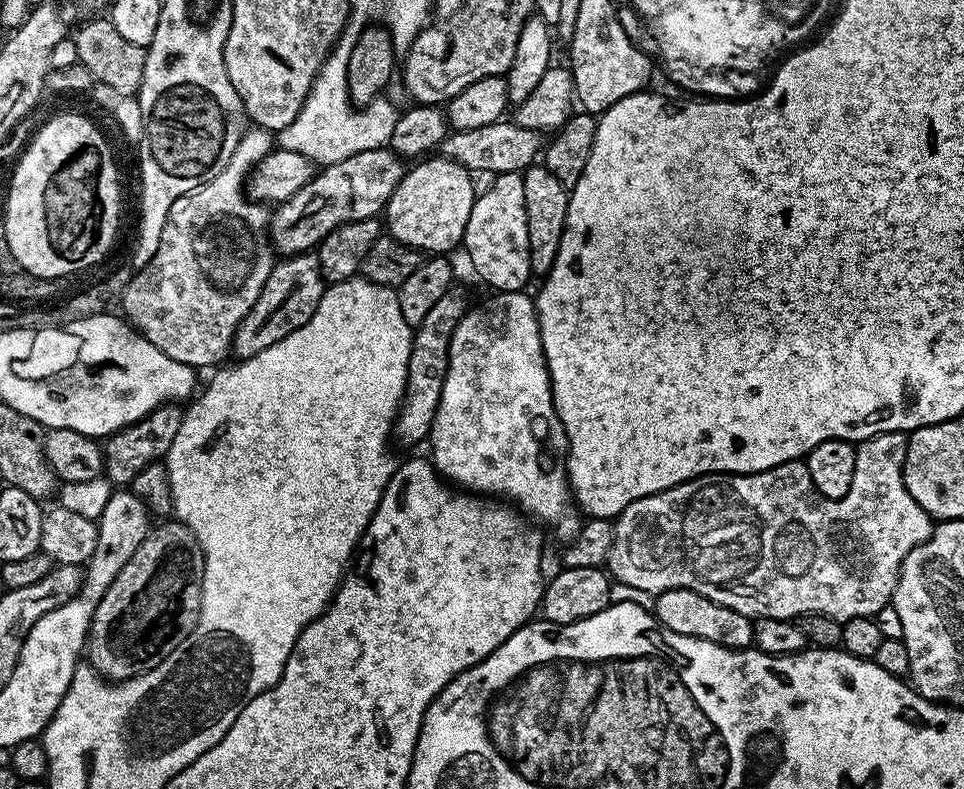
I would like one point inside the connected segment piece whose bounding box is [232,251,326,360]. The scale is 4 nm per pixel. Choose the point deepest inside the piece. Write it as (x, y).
(295, 285)

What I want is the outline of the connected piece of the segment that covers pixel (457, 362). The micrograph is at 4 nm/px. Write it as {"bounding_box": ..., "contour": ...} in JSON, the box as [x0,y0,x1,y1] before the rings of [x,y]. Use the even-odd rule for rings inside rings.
{"bounding_box":[430,291,582,542],"contour":[[[527,291],[522,292],[496,292],[489,300],[484,300],[480,305],[469,307],[463,318],[458,322],[454,334],[450,338],[450,354],[448,355],[448,369],[446,370],[446,382],[442,386],[442,398],[438,402],[438,414],[432,423],[430,433],[430,445],[432,453],[430,459],[433,468],[449,485],[460,490],[467,490],[472,494],[483,494],[488,498],[503,498],[511,502],[521,513],[533,516],[541,520],[546,527],[552,528],[554,535],[560,542],[573,540],[580,530],[582,513],[576,507],[572,495],[572,485],[568,483],[568,435],[563,422],[558,418],[554,398],[552,397],[552,383],[548,373],[548,363],[542,350],[542,334],[536,317],[536,302]]]}

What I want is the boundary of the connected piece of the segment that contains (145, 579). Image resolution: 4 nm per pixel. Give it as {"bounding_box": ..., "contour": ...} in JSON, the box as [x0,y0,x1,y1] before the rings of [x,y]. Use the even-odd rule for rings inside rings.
{"bounding_box":[86,522,204,682],"contour":[[[160,522],[157,524],[160,525],[157,528],[155,525],[149,531],[148,537],[142,542],[142,546],[138,546],[138,550],[134,550],[134,558],[130,558],[130,562],[126,562],[126,566],[122,566],[122,570],[118,570],[114,582],[110,582],[106,594],[102,594],[102,602],[98,602],[98,606],[92,615],[92,625],[88,628],[88,638],[86,641],[86,660],[87,663],[91,664],[93,670],[106,680],[119,682],[140,676],[144,672],[149,672],[154,666],[158,666],[158,662],[165,660],[174,649],[182,646],[182,642],[186,642],[186,638],[196,629],[196,623],[200,621],[202,578],[204,577],[204,552],[200,549],[200,544],[196,541],[196,536],[186,525],[179,522]]]}

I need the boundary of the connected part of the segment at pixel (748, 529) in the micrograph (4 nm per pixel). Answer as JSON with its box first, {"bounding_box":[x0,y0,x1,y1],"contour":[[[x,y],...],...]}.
{"bounding_box":[606,432,934,622],"contour":[[[883,432],[877,436],[872,436],[868,440],[861,440],[856,444],[856,465],[854,466],[854,482],[852,488],[846,495],[837,500],[826,498],[814,486],[814,482],[810,478],[810,470],[807,463],[803,459],[791,460],[785,464],[774,466],[765,472],[745,472],[743,474],[733,474],[730,472],[714,472],[710,476],[696,476],[693,480],[687,480],[684,484],[674,486],[665,492],[658,494],[650,494],[646,498],[638,498],[634,502],[630,502],[626,506],[626,510],[622,510],[619,516],[615,517],[614,523],[616,529],[614,530],[614,546],[610,546],[610,554],[608,555],[608,562],[606,565],[607,571],[610,573],[613,581],[621,584],[629,584],[637,590],[644,590],[653,594],[659,594],[666,590],[678,590],[679,588],[689,588],[698,594],[702,594],[706,598],[710,598],[714,602],[718,602],[722,606],[726,606],[730,610],[734,610],[738,614],[747,616],[749,618],[782,618],[783,620],[796,620],[801,616],[806,616],[810,612],[817,612],[823,616],[829,616],[841,622],[849,620],[850,618],[858,618],[859,616],[876,617],[878,610],[889,607],[892,602],[892,595],[896,589],[896,579],[900,577],[900,567],[906,558],[906,554],[910,554],[910,550],[914,550],[914,546],[918,546],[922,542],[926,542],[926,538],[930,538],[932,529],[934,527],[933,517],[929,516],[926,510],[922,510],[922,506],[918,506],[918,502],[914,502],[914,498],[910,498],[910,494],[906,490],[906,482],[904,481],[904,463],[906,462],[906,450],[908,449],[908,436],[903,432]]]}

